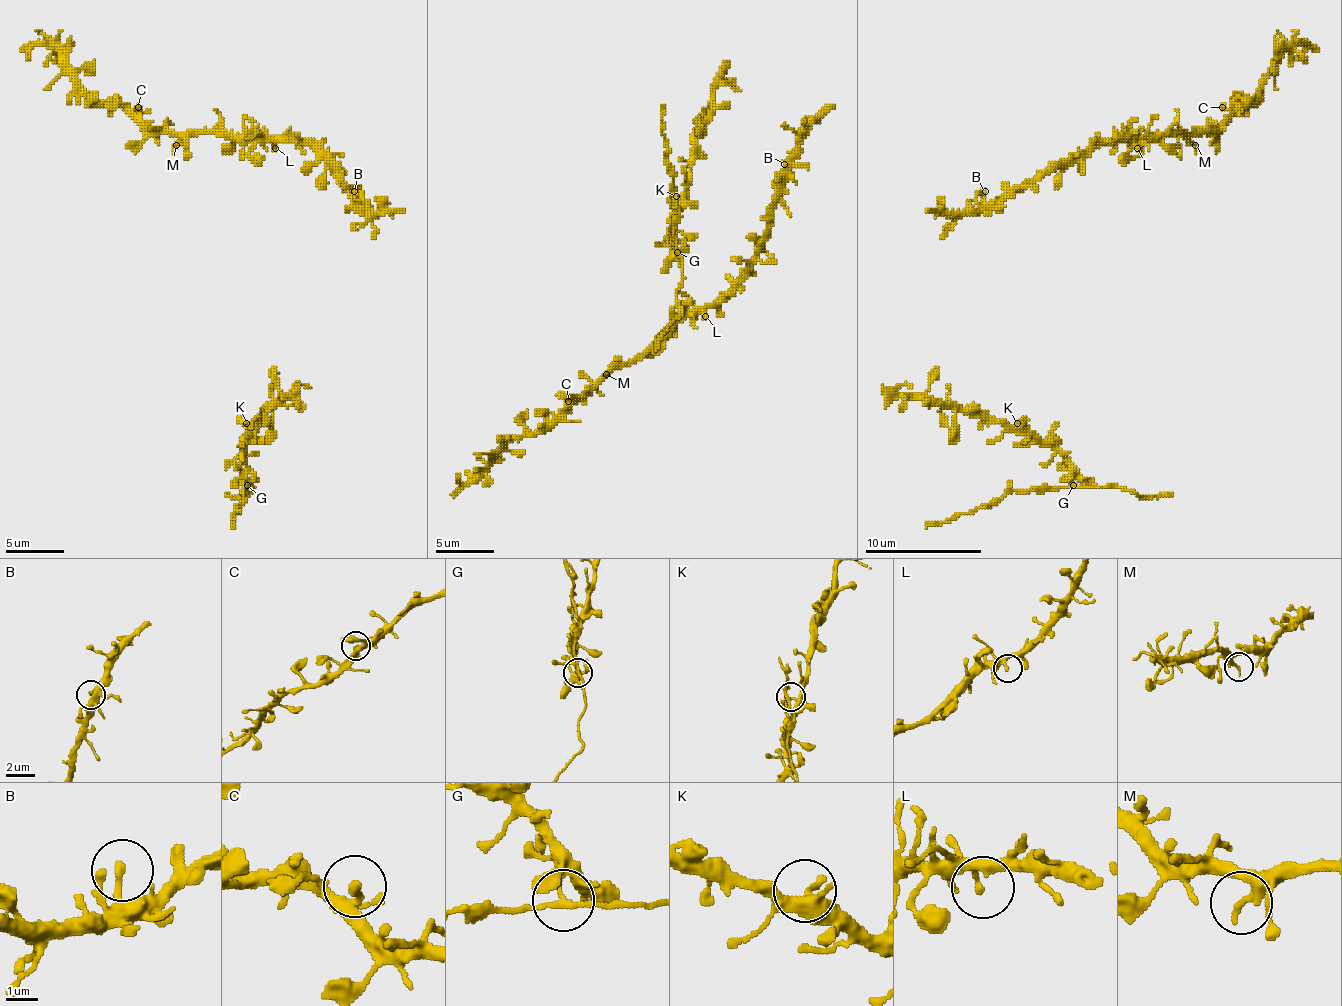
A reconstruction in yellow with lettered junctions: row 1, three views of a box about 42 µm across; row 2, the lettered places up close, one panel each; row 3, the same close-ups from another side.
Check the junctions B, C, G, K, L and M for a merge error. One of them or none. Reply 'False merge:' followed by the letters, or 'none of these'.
False merge: G

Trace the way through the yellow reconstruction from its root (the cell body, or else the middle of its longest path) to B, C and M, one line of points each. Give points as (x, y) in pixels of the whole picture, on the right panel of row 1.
B: (961, 212), (967, 212), (979, 203), (985, 197), (985, 191)
C: (961, 212), (999, 206), (1014, 191), (1078, 162), (1108, 142), (1210, 133), (1230, 112), (1222, 107)
M: (961, 212), (999, 206), (1014, 191), (1078, 162), (1108, 142), (1154, 142), (1184, 133), (1195, 145)

